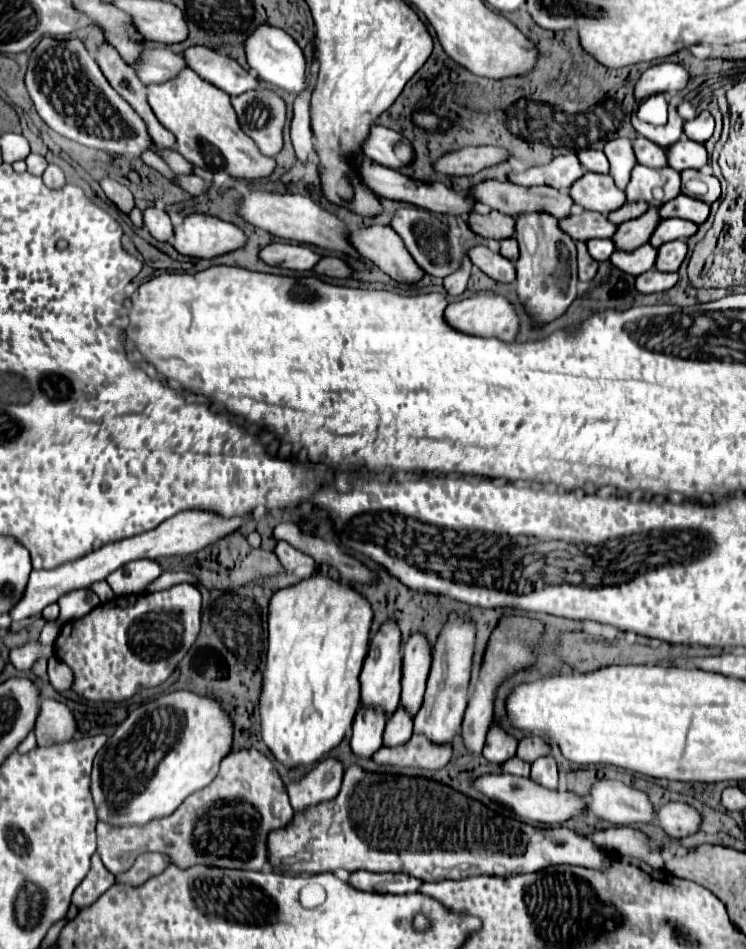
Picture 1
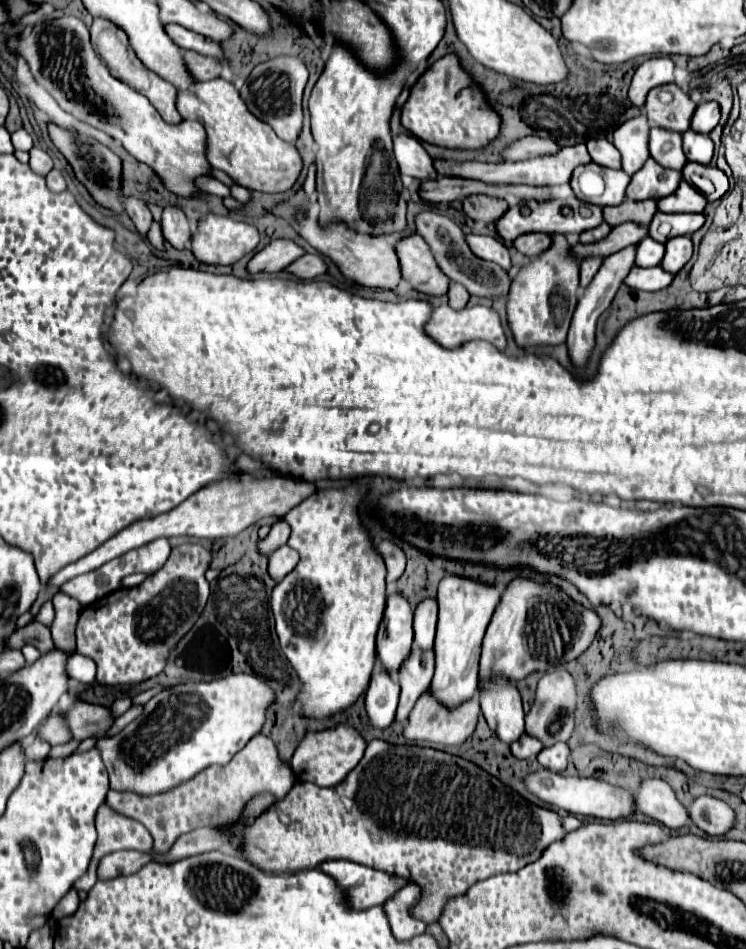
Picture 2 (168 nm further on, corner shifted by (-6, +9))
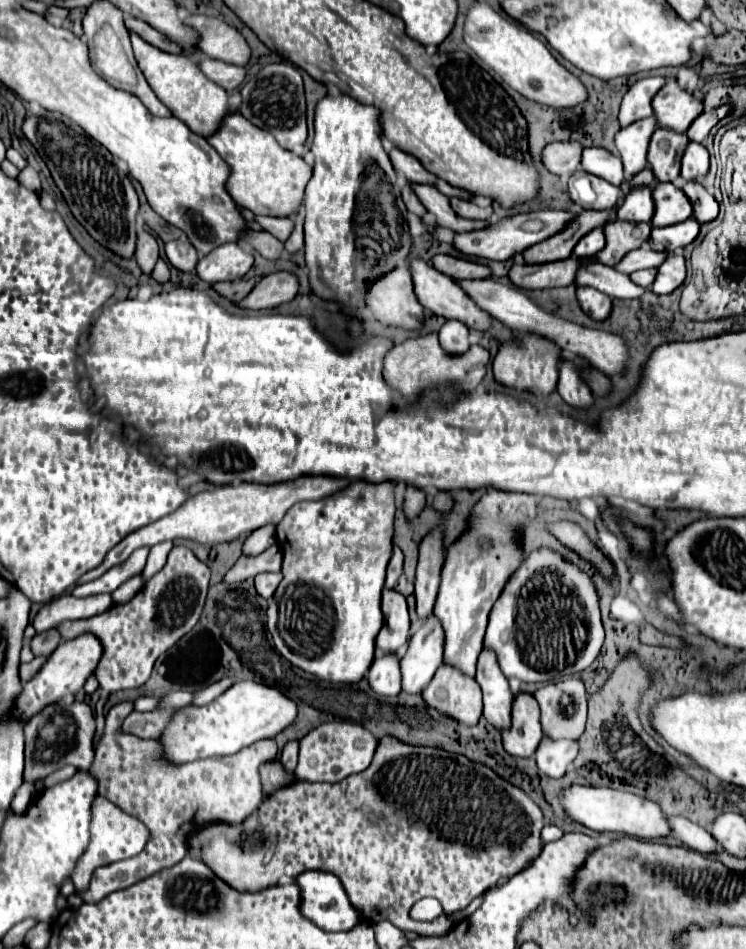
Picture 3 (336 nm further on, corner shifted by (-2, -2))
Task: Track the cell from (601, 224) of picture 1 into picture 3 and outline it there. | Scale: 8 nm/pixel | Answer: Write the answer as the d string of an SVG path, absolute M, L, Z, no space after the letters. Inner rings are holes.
M538 211L538 213L524 213L524 215L516 215L516 217L506 217L500 223L490 225L488 229L454 235L454 247L468 257L506 261L512 255L522 253L524 249L560 233L560 229L564 229L564 225L568 221L572 221L572 213L564 213L564 211Z

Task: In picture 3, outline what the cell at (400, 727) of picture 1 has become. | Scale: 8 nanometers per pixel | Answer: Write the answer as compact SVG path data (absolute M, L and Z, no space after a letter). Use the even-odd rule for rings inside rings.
M434 613L430 617L426 617L420 625L420 629L412 635L410 639L410 647L406 651L406 655L400 661L402 667L402 691L406 693L420 693L430 679L434 677L436 669L442 665L444 661L444 627L440 623L440 619L434 617Z

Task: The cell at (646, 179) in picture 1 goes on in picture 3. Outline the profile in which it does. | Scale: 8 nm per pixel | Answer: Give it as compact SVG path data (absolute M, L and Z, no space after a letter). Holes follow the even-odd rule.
M642 187L632 191L628 197L622 199L622 205L618 209L620 221L632 221L632 223L652 223L654 215L654 201L652 201L652 187Z

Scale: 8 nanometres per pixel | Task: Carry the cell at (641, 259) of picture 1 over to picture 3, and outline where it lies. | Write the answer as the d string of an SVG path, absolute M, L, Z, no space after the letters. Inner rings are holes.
M642 269L642 271L634 271L630 275L630 279L636 283L636 285L642 285L642 287L650 287L656 279L656 269Z

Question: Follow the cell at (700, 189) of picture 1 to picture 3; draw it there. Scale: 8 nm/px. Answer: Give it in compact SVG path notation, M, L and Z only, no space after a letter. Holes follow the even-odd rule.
M690 181L684 185L684 193L688 195L692 203L692 217L698 223L708 223L718 217L718 203L716 199L696 181Z

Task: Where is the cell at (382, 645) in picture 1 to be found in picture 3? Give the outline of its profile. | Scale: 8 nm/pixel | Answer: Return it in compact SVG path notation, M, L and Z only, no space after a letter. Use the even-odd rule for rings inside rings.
M384 589L382 591L382 615L384 625L376 637L376 647L382 653L396 653L408 641L408 607L402 593Z

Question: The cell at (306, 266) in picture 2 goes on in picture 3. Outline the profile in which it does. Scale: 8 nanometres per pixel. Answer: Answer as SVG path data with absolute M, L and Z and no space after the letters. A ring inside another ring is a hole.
M274 273L266 275L254 289L244 297L238 307L244 309L272 309L282 303L288 303L298 293L298 279L292 273Z

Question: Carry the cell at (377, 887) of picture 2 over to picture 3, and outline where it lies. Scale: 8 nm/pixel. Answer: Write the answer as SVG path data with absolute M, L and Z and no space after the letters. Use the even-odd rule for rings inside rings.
M304 871L296 877L296 885L300 887L300 913L316 923L324 931L350 931L360 923L360 913L348 901L344 887L340 885L338 877L324 871ZM318 913L322 917L318 917Z

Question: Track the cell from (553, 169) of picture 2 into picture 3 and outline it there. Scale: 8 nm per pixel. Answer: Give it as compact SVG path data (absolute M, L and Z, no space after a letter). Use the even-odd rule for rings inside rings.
M392 149L388 155L390 155L390 161L392 161L392 165L394 165L394 171L400 171L400 173L408 179L408 183L424 183L424 185L432 185L432 187L436 187L436 189L438 189L442 195L446 195L446 197L474 199L470 193L466 193L466 191L462 191L462 189L456 189L456 187L448 185L446 181L438 179L436 175L428 173L426 169L422 169L420 161L414 159L412 155L406 155L406 153L398 151L398 149Z

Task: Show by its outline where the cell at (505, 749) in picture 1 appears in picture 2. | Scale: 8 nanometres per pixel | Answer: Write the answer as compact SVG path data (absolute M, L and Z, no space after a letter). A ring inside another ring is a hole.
M504 682L504 686L492 686L488 694L480 694L480 706L490 730L504 744L520 740L524 734L524 710L514 684Z

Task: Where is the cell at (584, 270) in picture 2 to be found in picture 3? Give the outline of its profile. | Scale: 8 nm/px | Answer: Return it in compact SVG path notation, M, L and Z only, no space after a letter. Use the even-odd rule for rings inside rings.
M578 287L578 301L582 311L594 321L604 321L612 311L612 299L592 287Z

